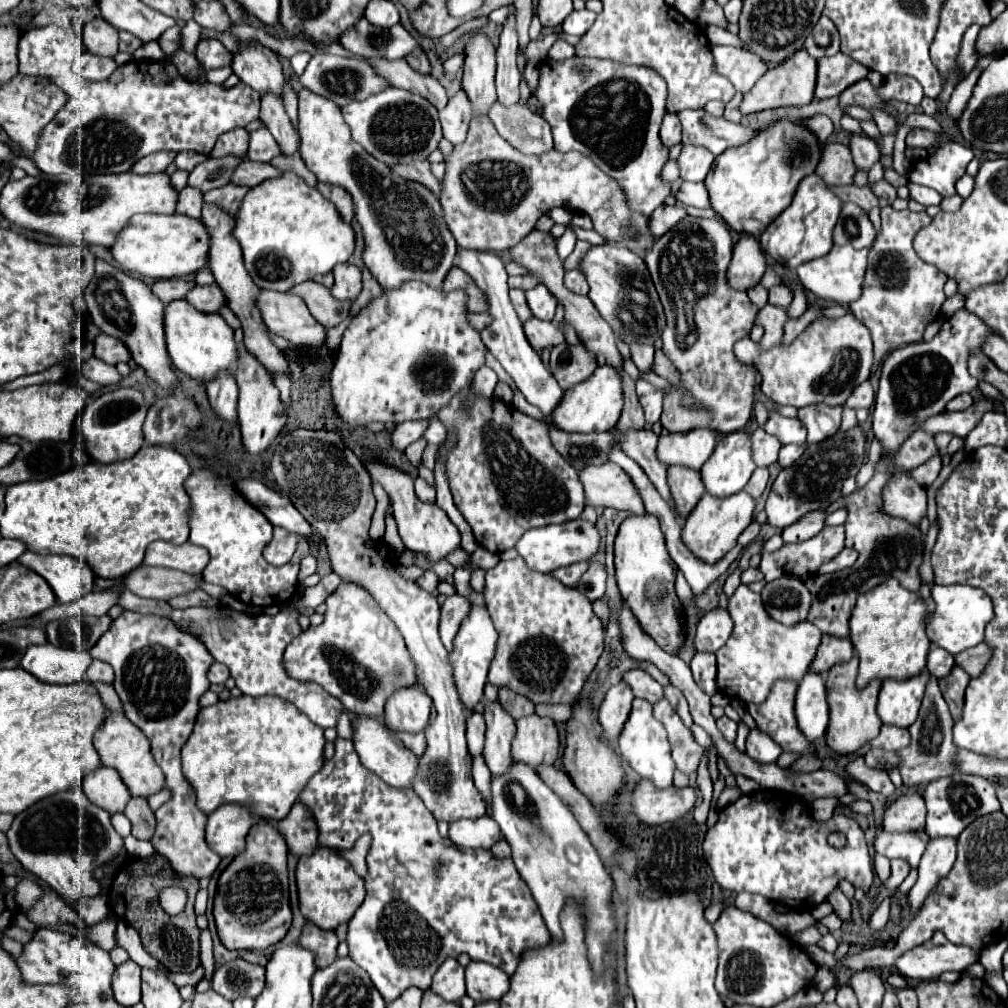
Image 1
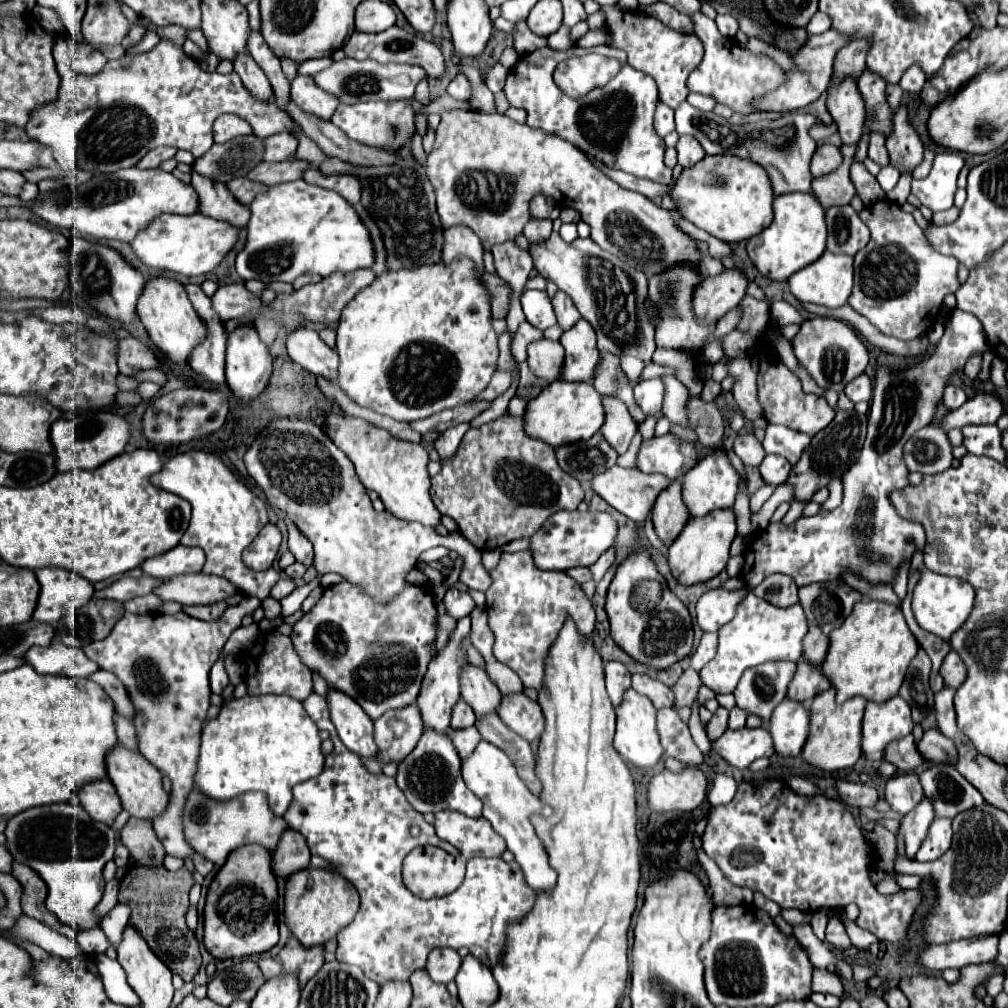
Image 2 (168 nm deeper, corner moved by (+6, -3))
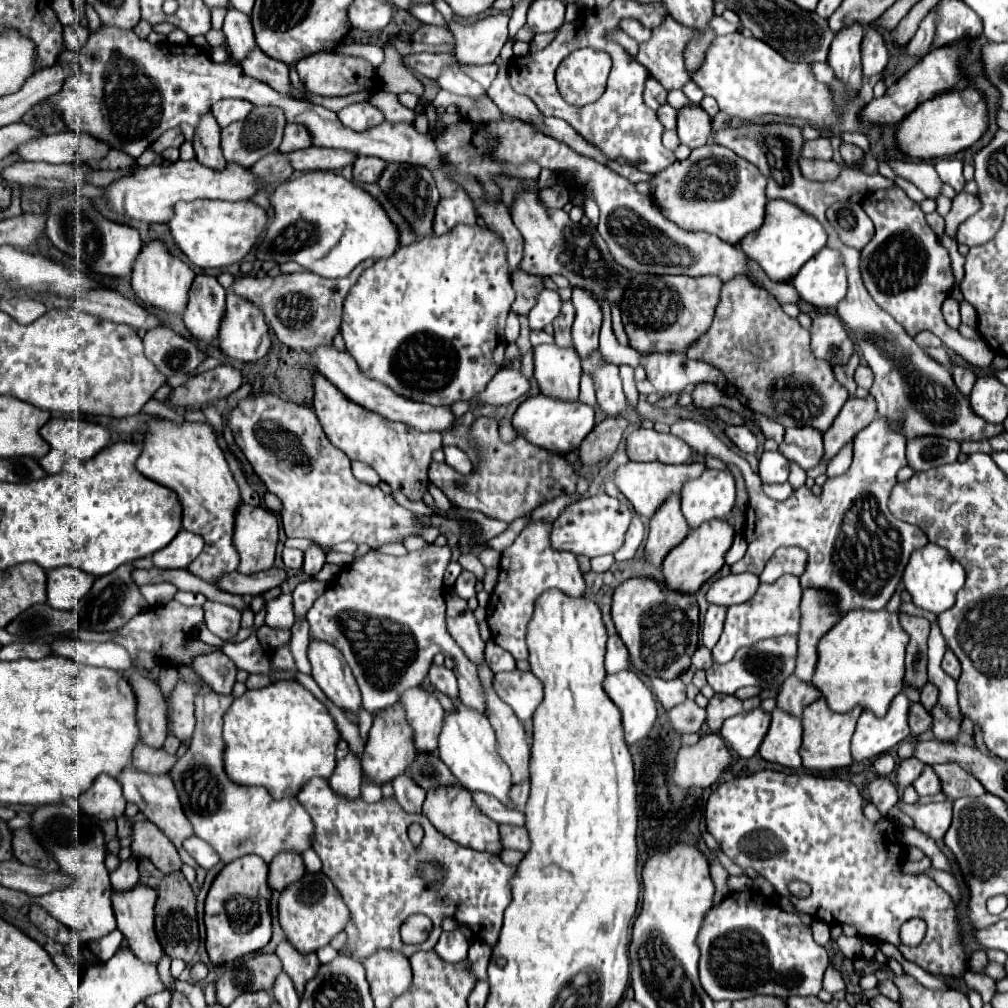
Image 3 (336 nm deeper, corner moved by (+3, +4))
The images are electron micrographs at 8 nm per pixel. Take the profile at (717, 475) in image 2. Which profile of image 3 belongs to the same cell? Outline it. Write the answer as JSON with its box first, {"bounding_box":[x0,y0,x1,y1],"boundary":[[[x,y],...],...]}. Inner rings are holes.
{"bounding_box":[682,469,736,529],"boundary":[[[706,469],[698,479],[684,483],[682,487],[682,513],[690,523],[690,529],[696,529],[700,523],[726,517],[736,499],[736,485],[730,471]]]}

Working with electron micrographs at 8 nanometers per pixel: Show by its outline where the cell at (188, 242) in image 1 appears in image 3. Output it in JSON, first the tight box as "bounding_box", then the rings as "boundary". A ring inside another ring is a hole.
{"bounding_box":[168,201,266,269],"boundary":[[[192,201],[176,203],[174,215],[168,221],[170,235],[176,247],[200,269],[220,269],[238,263],[264,231],[266,213],[252,201]]]}

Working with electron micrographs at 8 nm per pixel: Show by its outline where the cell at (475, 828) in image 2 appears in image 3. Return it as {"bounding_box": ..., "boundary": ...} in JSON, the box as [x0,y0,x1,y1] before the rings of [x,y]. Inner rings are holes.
{"bounding_box":[422,785,502,853],"boundary":[[[454,785],[454,787],[448,787],[448,789],[436,789],[436,791],[430,791],[426,795],[426,801],[424,801],[424,811],[422,811],[430,823],[440,831],[444,833],[448,839],[464,845],[464,847],[470,847],[470,849],[476,849],[476,851],[488,851],[488,853],[500,853],[502,851],[502,843],[500,843],[500,825],[496,821],[492,821],[490,817],[482,815],[482,811],[472,803],[472,797],[470,797],[470,791],[468,789],[460,789],[460,785]]]}

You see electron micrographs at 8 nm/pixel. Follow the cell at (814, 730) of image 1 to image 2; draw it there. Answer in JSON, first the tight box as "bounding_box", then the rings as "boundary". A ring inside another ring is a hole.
{"bounding_box":[769,700,809,758],"boundary":[[[783,700],[769,720],[769,732],[773,736],[775,754],[783,758],[795,758],[801,754],[809,734],[807,706],[793,700]]]}

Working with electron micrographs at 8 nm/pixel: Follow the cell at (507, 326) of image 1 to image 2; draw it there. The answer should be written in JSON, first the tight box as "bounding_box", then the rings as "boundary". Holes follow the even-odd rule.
{"bounding_box":[443,224,483,270],"boundary":[[[455,224],[445,228],[443,234],[443,262],[451,262],[457,256],[471,258],[479,270],[483,270],[483,246],[477,240],[477,234],[465,224]]]}

